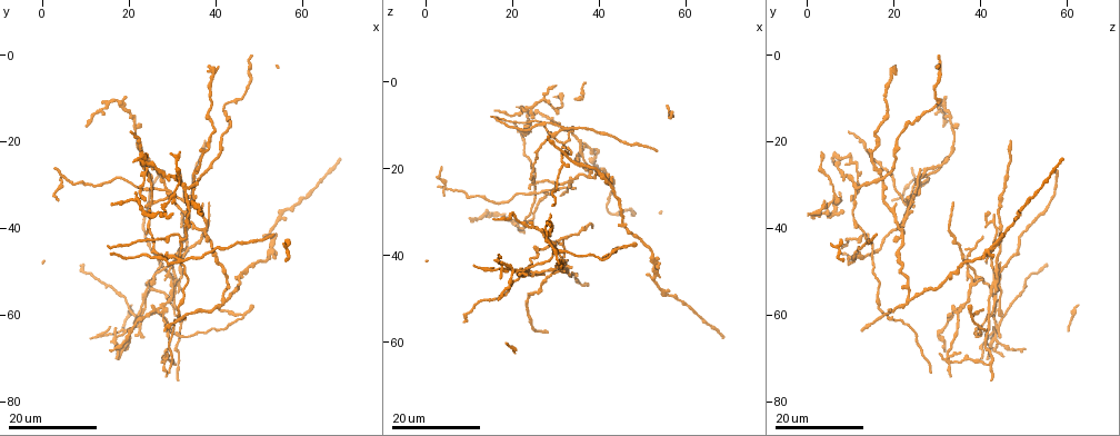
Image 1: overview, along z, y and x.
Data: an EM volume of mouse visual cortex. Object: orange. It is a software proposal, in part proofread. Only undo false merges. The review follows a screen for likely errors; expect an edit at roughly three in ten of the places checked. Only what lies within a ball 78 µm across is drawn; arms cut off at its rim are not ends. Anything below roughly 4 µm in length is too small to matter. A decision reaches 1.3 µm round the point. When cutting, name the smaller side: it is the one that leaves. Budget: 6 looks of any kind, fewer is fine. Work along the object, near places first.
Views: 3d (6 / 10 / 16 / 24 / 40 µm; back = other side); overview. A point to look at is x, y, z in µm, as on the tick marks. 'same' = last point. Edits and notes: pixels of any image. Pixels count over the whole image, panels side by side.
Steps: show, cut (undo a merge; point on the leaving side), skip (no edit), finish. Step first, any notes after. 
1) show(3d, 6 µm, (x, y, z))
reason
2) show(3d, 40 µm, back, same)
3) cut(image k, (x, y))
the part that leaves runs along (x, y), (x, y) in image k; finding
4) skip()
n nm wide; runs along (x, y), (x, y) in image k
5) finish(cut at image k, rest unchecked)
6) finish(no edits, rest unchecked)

show(3d, 24 µm, (33.5, 31.0, 11.5))

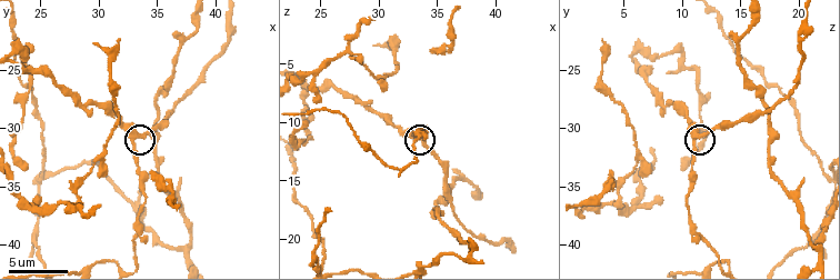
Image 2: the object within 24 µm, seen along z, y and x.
show(3d, 10 µm, (33.8, 30.6, 11.4))

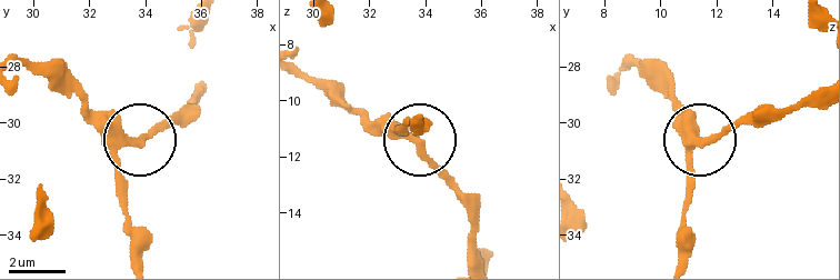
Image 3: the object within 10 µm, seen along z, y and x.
skip()
320 nm wide; runs along (678, 261), (684, 161), (699, 132), (666, 84) in image 3; all the same cell

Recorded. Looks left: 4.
show(3d, 6 µm, (37.4, 40.6, 21.6))
branch point

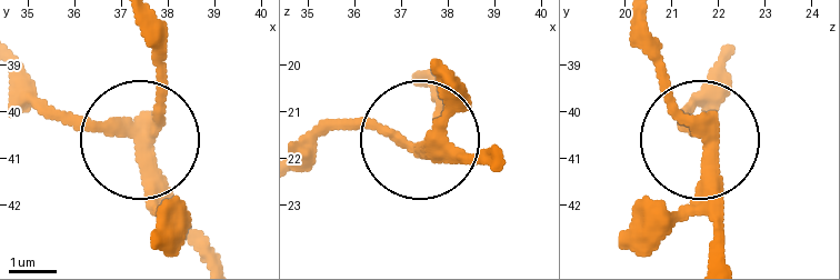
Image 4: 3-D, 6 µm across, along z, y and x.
skip()
3 arms; runs along (138, 19), (162, 90), (150, 127), (127, 138), (34, 107) in image 4; continuous, no second cell

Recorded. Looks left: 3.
show(3d, 6 µm, (34.8, 28.2, 17.4))
arms part here

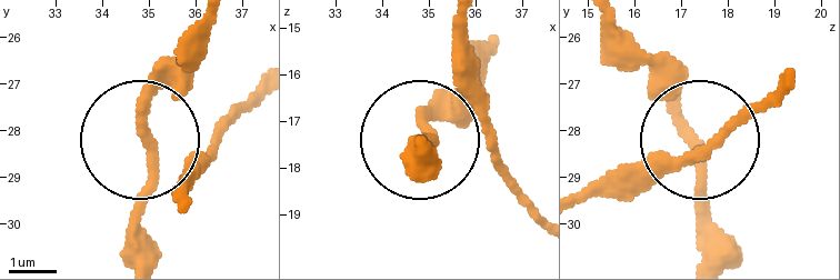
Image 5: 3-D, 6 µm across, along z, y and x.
skip()
runs along (456, 27), (464, 86), (420, 130), (488, 54) in image 5; all the same cell

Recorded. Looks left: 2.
finish(no edits, rest unchecked)

